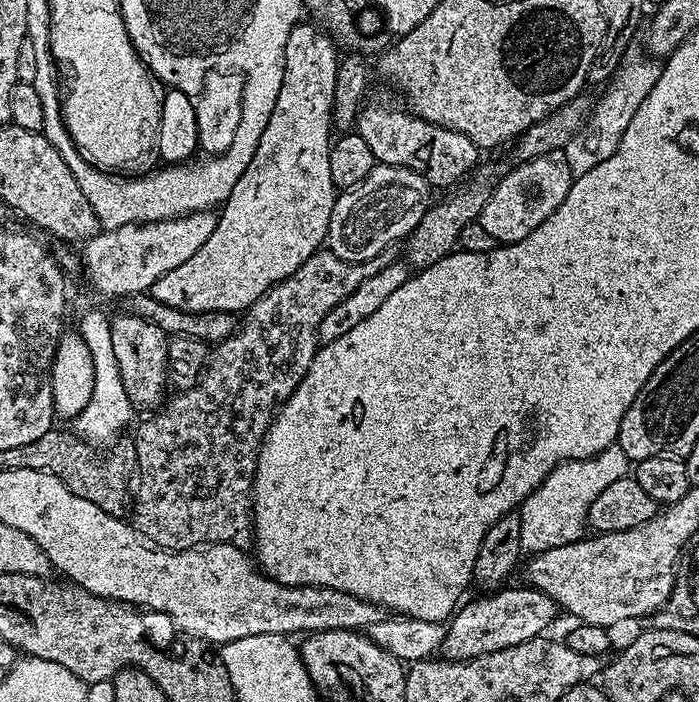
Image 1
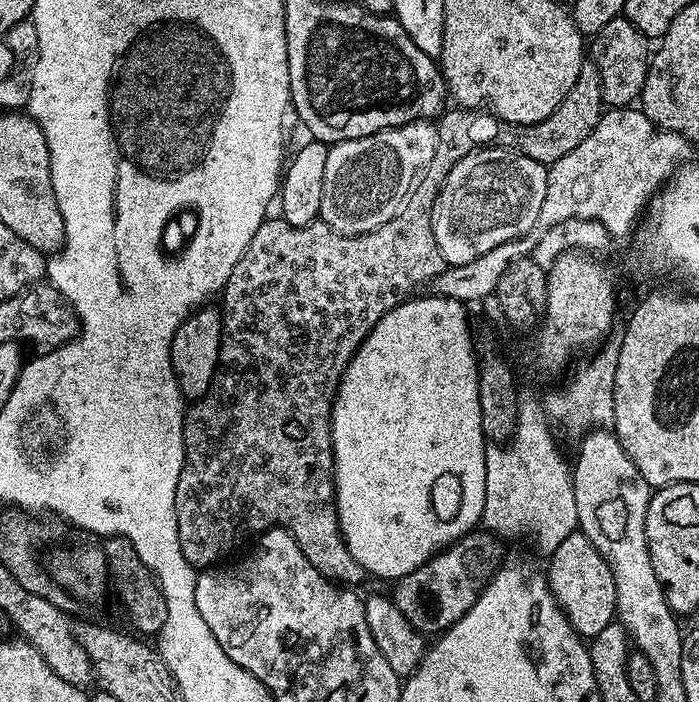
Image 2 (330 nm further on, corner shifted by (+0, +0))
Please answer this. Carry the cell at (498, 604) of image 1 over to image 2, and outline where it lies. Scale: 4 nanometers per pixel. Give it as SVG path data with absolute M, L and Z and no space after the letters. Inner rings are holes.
M574 531L554 550L547 562L546 575L550 590L576 633L582 638L591 638L606 630L616 616L614 574L610 574L610 566L606 558L598 554L594 542L590 542L583 532Z

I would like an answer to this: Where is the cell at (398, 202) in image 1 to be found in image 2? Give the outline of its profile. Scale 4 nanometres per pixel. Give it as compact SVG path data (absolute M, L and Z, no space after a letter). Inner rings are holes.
M415 120L397 128L384 128L362 138L331 145L326 154L326 178L322 182L322 206L319 219L344 236L361 236L390 222L404 207L412 186L434 158L438 146L438 128L427 120Z

